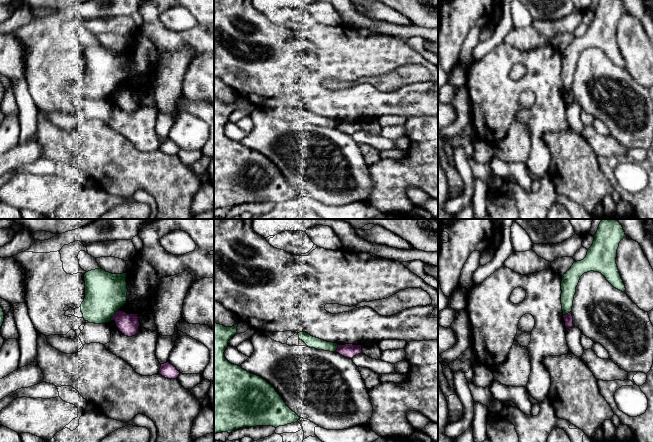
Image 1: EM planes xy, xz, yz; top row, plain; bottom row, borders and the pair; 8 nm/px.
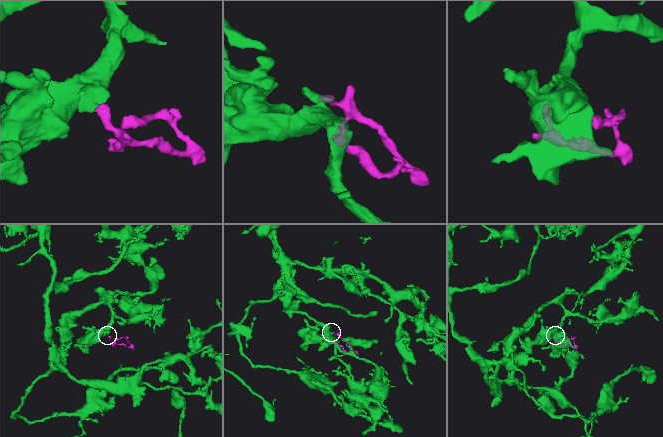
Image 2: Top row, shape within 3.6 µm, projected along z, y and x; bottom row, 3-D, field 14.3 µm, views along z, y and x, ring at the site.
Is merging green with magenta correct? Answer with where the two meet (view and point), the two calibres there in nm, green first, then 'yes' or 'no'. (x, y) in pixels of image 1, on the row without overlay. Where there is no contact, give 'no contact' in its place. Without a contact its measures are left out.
xy (114, 90) | 340/180 nm | no

